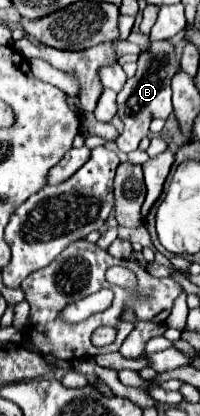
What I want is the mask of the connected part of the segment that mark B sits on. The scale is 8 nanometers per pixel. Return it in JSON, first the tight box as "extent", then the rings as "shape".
{"extent":[116,42,178,152],"shape":[[[170,42],[152,44],[148,52],[142,52],[138,58],[138,72],[124,84],[118,92],[118,118],[124,122],[124,132],[116,140],[116,146],[122,152],[132,152],[138,148],[140,140],[148,136],[148,126],[154,118],[166,120],[172,114],[172,90],[170,80],[178,72],[178,58]]]}

